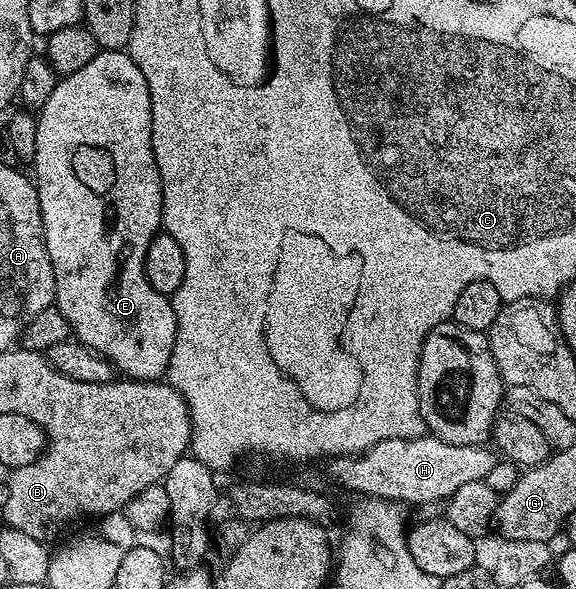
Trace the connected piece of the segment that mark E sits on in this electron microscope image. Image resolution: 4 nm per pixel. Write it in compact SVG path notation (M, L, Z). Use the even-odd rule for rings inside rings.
M97 50L94 61L82 65L78 73L63 76L57 82L54 93L50 93L50 101L39 108L38 118L38 149L34 166L36 175L34 182L38 193L38 205L44 222L44 244L46 253L50 257L50 265L54 269L54 289L56 298L54 306L66 317L68 330L79 342L99 355L105 355L121 376L137 381L160 381L168 374L170 357L176 340L176 314L172 308L172 300L167 295L158 293L146 281L146 249L150 249L150 241L158 234L162 227L164 214L162 213L162 181L156 168L156 158L152 148L152 106L150 105L150 89L146 85L146 77L142 77L142 69L134 65L127 50L106 51Z

